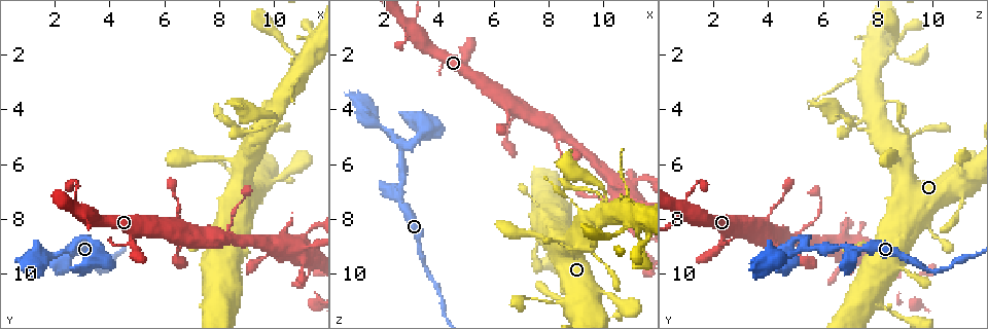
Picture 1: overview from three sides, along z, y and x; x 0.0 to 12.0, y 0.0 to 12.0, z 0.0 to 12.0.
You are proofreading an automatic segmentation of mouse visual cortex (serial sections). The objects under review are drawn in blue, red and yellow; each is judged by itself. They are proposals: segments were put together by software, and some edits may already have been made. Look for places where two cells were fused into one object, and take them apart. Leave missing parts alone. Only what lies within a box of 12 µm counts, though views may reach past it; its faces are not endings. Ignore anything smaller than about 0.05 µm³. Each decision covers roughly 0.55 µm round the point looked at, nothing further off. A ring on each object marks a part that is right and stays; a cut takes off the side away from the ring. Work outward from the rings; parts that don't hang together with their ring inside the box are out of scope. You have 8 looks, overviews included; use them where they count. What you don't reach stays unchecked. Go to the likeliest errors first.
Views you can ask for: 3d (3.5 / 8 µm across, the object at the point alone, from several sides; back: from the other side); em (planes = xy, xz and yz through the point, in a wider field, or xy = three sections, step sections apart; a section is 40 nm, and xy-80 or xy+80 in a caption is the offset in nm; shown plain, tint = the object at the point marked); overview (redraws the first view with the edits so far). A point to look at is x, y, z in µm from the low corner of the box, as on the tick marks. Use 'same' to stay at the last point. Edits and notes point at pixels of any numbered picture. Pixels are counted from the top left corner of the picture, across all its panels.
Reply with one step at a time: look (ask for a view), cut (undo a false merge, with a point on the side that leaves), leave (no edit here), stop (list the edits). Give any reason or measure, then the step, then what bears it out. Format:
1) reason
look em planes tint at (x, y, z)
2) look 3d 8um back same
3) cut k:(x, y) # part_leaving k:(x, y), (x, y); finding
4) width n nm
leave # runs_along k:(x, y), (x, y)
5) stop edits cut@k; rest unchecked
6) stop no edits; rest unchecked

calibre changes
look 3d 3.5um back at (8.5, 8.8, 4.9)

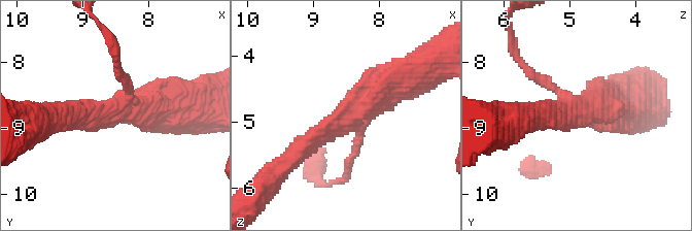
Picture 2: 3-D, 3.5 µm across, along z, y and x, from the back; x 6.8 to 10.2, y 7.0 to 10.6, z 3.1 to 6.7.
arms 3; arm_widths 150, 300, 500 nm; shape alone is not enough
look em xy step 5 tint at (8.45, 8.70, 4.90)

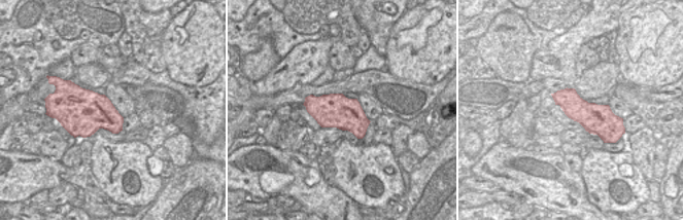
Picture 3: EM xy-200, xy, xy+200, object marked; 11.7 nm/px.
leave # runs_along 2:(408, 75), (325, 128), (293, 157); one cell here

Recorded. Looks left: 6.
calibre changes
look 3d 3.5um at (11.0, 8.7, 7.3)

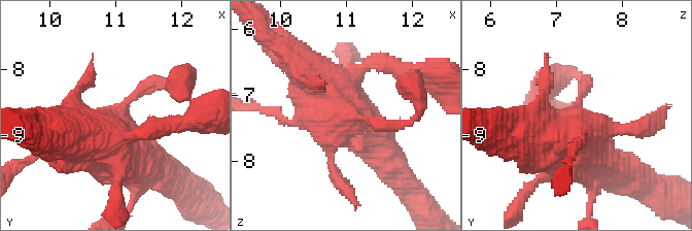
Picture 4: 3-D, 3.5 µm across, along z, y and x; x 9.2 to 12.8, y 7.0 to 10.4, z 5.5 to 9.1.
look em xy step 2 tint at (10.95, 8.80, 7.30)

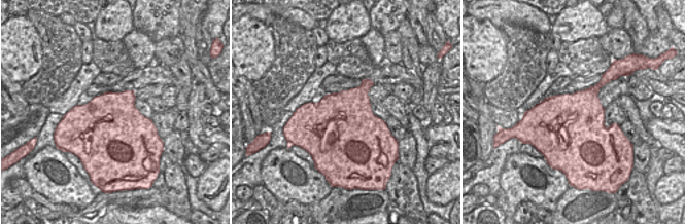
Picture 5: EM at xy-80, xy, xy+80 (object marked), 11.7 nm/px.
leave # runs_along 4:(286, 55), (347, 109), (381, 150); continuous, no second cell

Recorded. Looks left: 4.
narrows sharply
look 3d 3.5um back at (9.9, 4.4, 7.7)

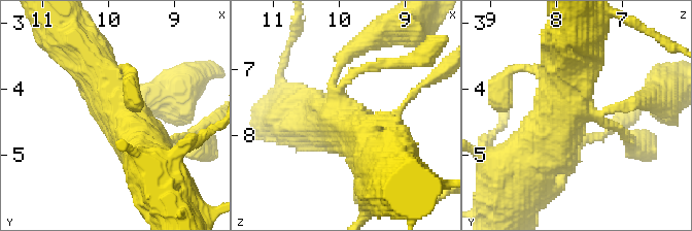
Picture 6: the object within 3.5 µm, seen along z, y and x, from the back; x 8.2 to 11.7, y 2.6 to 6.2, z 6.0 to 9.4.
now the EM
look em xy step 2 plain at (10.00, 4.30, 7.65)

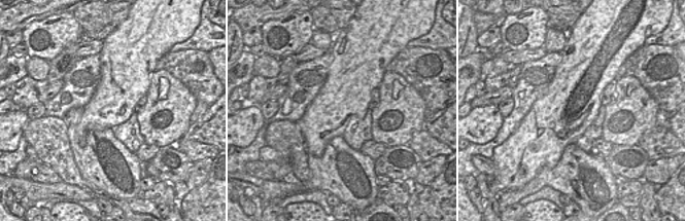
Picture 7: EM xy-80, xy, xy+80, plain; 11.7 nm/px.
look em xy step 2 tint same

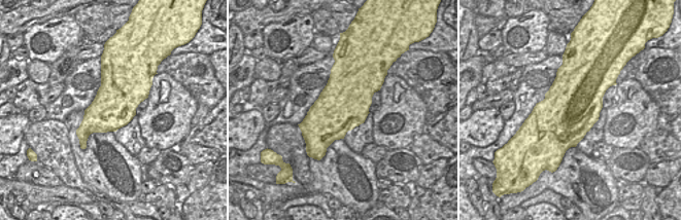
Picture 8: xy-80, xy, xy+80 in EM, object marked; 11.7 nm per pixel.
leave # runs_along 6:(145, 153), (76, 41); one cell here

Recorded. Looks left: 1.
stop no edits; rest unchecked

